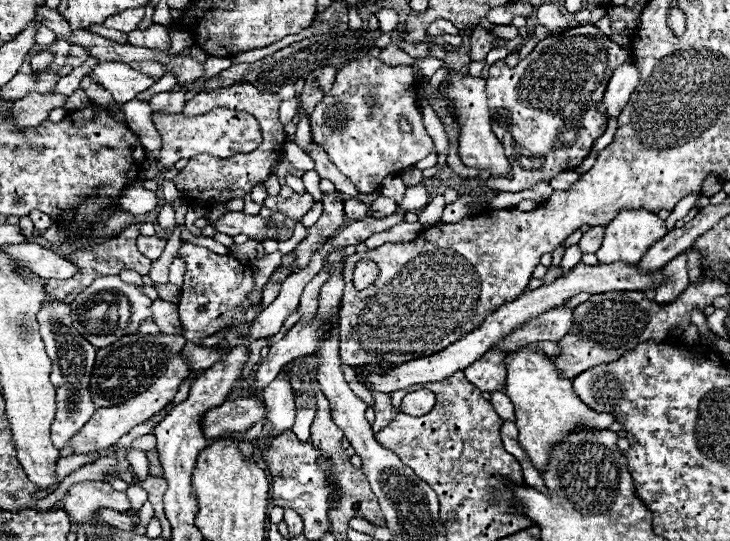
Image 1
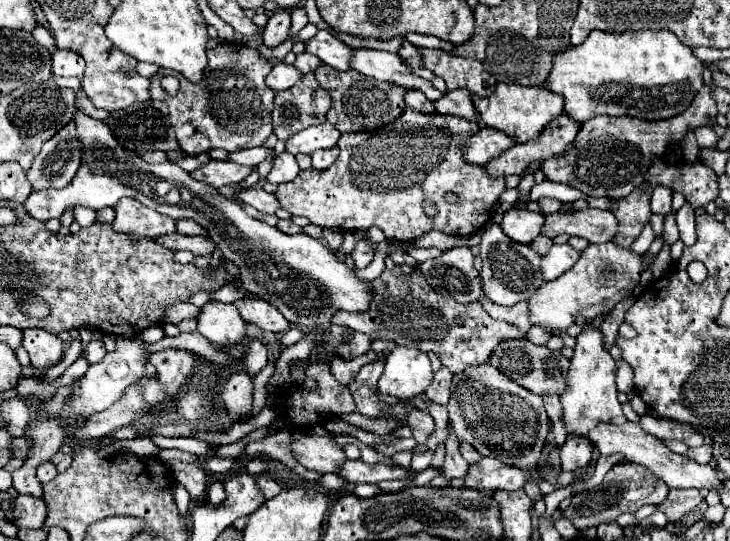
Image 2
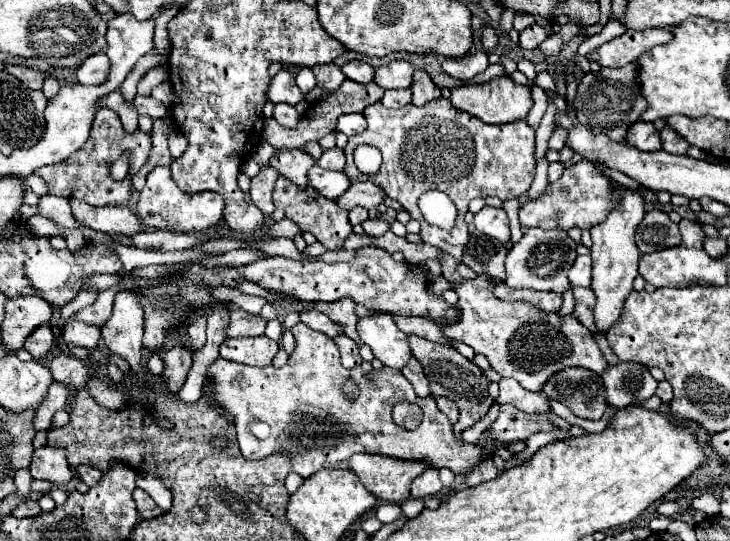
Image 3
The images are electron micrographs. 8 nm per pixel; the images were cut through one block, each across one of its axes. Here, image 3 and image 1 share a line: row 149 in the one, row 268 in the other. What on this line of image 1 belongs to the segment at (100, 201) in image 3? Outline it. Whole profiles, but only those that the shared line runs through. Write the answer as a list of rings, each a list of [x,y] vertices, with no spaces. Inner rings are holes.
[[[132,224],[132,226],[126,228],[120,236],[116,236],[116,238],[108,240],[108,242],[94,244],[94,246],[88,246],[88,248],[80,248],[80,250],[68,254],[66,258],[72,260],[72,262],[80,268],[80,272],[76,274],[76,292],[70,292],[70,290],[64,292],[64,290],[58,286],[56,292],[54,292],[54,298],[64,300],[64,302],[70,304],[84,288],[88,288],[88,284],[92,284],[92,280],[96,280],[96,278],[100,278],[100,276],[118,276],[122,270],[136,270],[136,272],[142,274],[142,276],[148,274],[152,260],[142,255],[136,245],[136,240],[138,236],[140,236],[140,232],[138,232],[140,226],[142,226],[142,224]]]

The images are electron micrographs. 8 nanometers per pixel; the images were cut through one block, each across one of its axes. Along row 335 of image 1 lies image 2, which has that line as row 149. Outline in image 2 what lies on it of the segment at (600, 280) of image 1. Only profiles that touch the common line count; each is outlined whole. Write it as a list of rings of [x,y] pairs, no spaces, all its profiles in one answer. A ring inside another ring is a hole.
[[[482,128],[478,130],[472,138],[468,138],[468,146],[466,146],[466,154],[464,158],[470,164],[480,164],[484,166],[486,162],[490,162],[492,158],[498,158],[504,150],[508,150],[512,144],[516,144],[512,138],[508,138],[508,134],[500,132],[500,130],[488,130]]]

